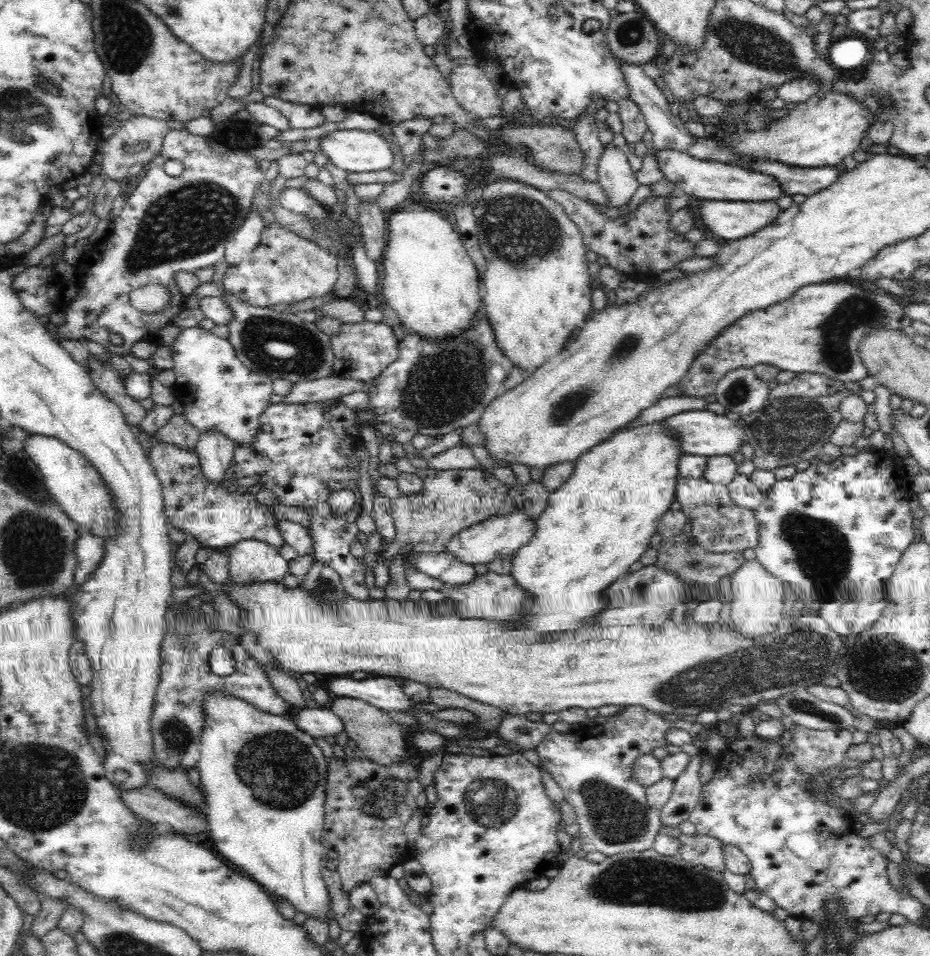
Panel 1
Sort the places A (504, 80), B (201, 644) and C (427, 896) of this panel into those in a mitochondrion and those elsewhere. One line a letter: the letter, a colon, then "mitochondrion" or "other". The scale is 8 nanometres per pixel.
A: other
B: other
C: other

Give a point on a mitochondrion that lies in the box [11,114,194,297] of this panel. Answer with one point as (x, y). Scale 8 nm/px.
(134, 145)

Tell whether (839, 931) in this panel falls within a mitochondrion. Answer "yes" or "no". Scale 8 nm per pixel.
yes

